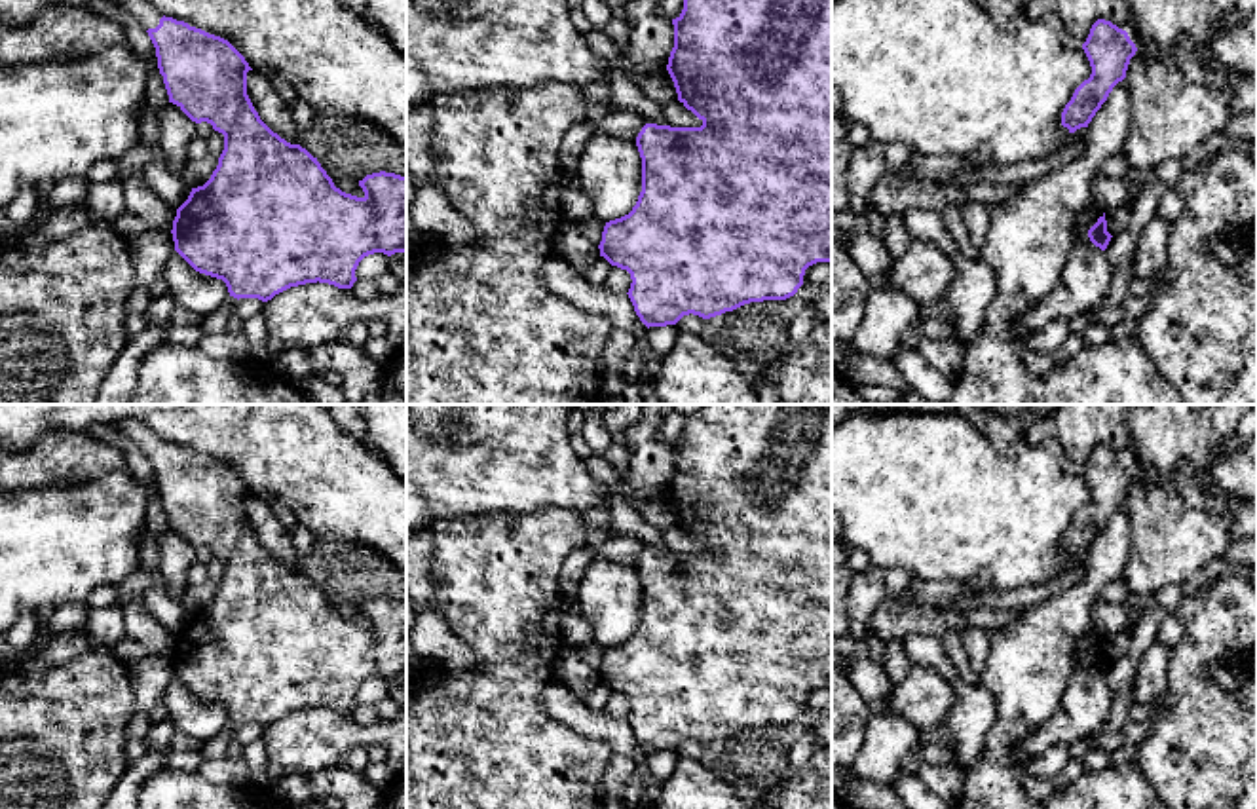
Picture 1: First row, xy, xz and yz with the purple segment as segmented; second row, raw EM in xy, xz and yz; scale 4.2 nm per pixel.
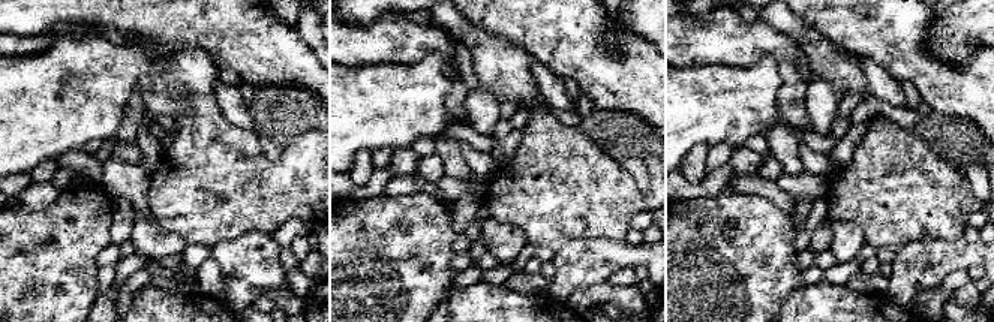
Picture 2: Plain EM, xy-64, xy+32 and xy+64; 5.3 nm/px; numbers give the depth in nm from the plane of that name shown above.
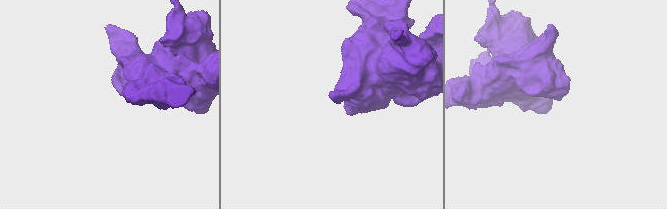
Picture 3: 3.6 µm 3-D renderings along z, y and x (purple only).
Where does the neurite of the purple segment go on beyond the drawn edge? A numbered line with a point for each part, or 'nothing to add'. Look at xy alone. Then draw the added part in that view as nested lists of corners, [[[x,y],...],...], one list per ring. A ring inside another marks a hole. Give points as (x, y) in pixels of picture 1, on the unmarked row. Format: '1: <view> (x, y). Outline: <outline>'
1: xy (149, 443). Outline: [[[123,422],[116,429],[135,442],[146,456],[156,454],[163,442],[150,427],[141,422]]]

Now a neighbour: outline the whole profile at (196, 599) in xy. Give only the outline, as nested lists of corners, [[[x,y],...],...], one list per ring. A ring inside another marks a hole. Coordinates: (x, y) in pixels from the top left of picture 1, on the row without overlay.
[[[209,579],[197,587],[188,585],[182,593],[180,602],[190,613],[197,613],[197,611],[203,611],[211,604],[216,591],[218,591],[218,583]]]

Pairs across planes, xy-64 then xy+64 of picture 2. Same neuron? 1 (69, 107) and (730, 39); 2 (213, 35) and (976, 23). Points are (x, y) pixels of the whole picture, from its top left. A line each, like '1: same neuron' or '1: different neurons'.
1: different neurons
2: different neurons

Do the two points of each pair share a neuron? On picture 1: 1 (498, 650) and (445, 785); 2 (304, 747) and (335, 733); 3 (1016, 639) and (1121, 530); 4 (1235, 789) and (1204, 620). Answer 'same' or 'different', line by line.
1: same
2: same
3: same
4: same

